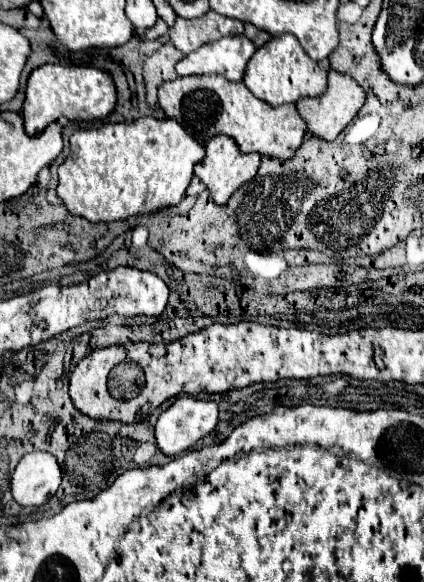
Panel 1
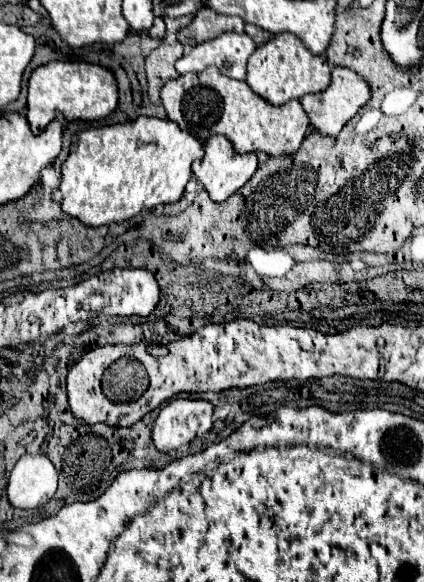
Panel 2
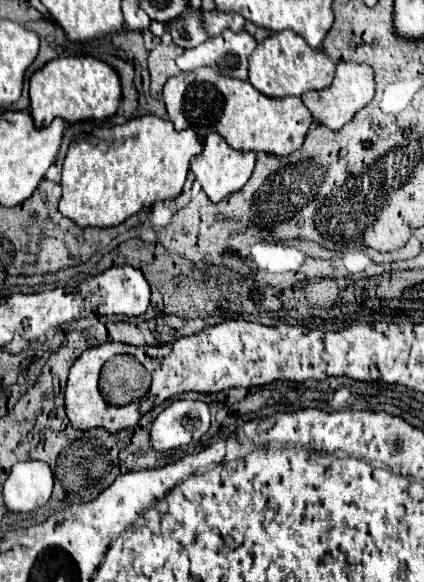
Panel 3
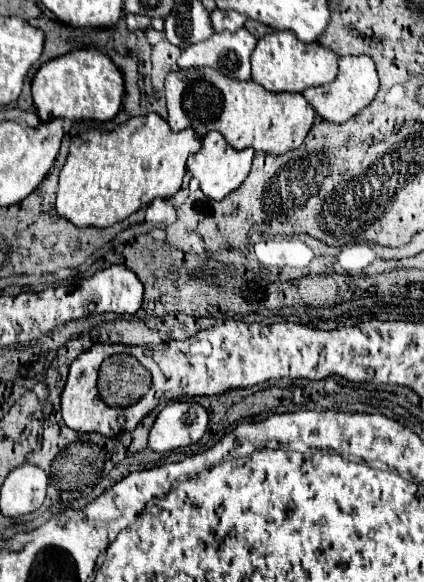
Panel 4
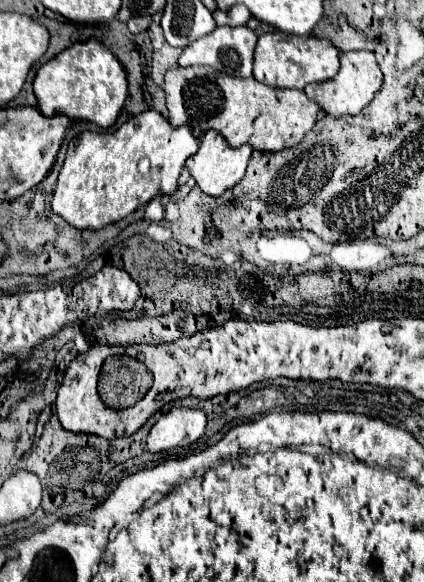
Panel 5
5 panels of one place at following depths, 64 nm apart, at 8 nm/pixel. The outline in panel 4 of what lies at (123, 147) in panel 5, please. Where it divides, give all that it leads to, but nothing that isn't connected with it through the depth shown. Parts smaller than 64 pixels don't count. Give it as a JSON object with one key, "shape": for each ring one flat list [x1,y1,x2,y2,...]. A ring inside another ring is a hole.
{"shape":[[146,114,138,118,130,118,118,128,106,130,90,130,82,136,74,138,70,144,70,152,66,164,60,172,60,188,56,194,56,212,68,218,76,226,96,226,108,228,116,222,122,222,136,210,148,206,154,198,170,198,174,196,186,174,186,160,190,154,200,150,200,138,192,128,182,132,172,132,168,122,158,114]]}

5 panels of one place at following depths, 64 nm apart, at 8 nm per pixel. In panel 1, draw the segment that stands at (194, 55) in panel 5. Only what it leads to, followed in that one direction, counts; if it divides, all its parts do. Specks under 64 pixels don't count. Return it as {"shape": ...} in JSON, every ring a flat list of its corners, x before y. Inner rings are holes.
{"shape":[[224,36,186,54,176,64,176,72,178,76,220,74,228,80,242,80,244,68,254,52,256,46,246,36]]}

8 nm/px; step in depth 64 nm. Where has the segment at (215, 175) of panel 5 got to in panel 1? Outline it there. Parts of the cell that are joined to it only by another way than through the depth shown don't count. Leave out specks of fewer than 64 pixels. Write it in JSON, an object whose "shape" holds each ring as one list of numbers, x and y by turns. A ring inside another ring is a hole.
{"shape":[[216,136,206,144,206,156,202,162,196,164,194,174,200,178,202,184,206,184,212,200,216,204,226,204,234,190,238,190,244,182,252,180,260,166,260,154,244,154,240,148,236,148,236,142,228,136]]}

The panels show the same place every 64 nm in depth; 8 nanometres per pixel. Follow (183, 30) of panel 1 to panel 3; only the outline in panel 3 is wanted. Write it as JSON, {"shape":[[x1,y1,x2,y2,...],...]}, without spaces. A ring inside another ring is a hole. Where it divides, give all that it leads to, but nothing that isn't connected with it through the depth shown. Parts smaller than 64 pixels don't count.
{"shape":[[212,10,200,12,200,20,202,20,202,28,206,30,208,38,218,36,224,30,232,30,232,32,240,32,244,30,244,18,236,12,220,12,220,10]]}

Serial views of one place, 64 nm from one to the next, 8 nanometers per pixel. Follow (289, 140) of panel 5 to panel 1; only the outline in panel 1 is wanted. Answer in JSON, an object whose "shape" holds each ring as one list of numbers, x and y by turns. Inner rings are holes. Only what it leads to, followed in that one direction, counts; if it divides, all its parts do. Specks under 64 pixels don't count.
{"shape":[[216,74,186,76,160,84,158,104,168,118,174,118,202,146,206,146,210,138,226,134,242,148,242,152,258,152,262,156,290,160,306,134,304,120,298,116,294,104,278,108,268,106,258,100,244,82,232,82]]}

